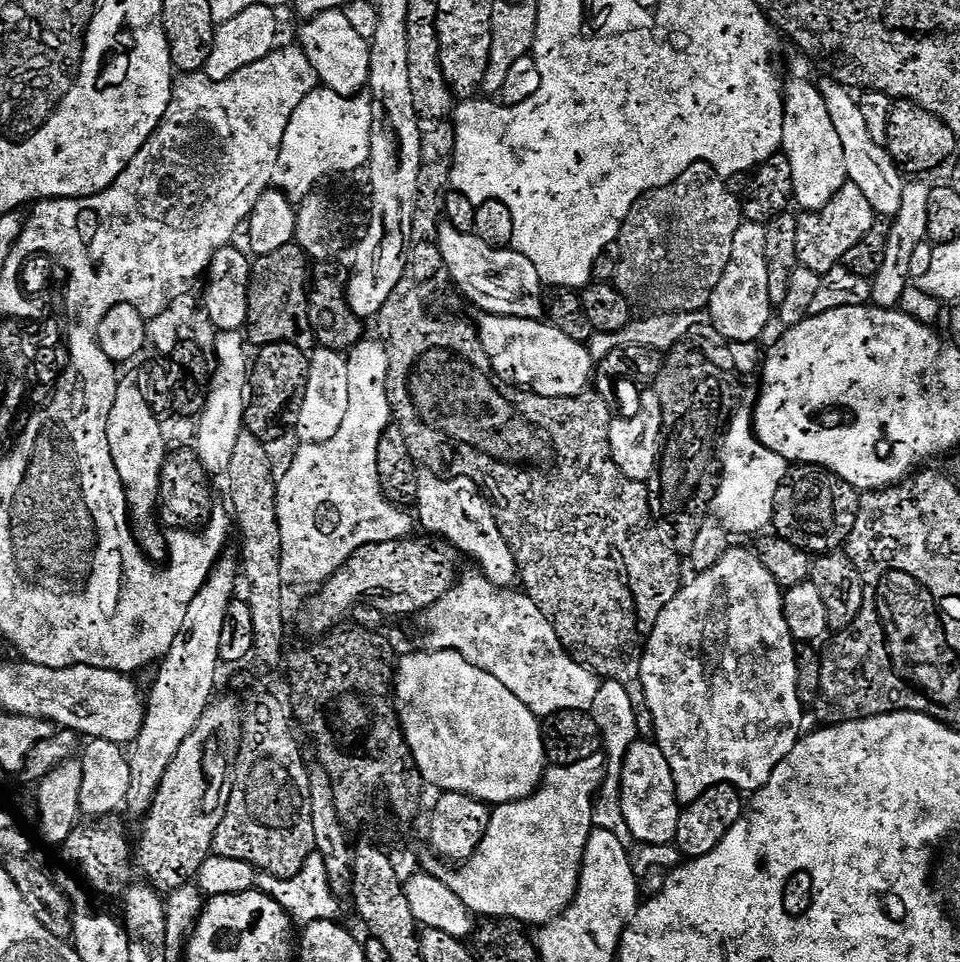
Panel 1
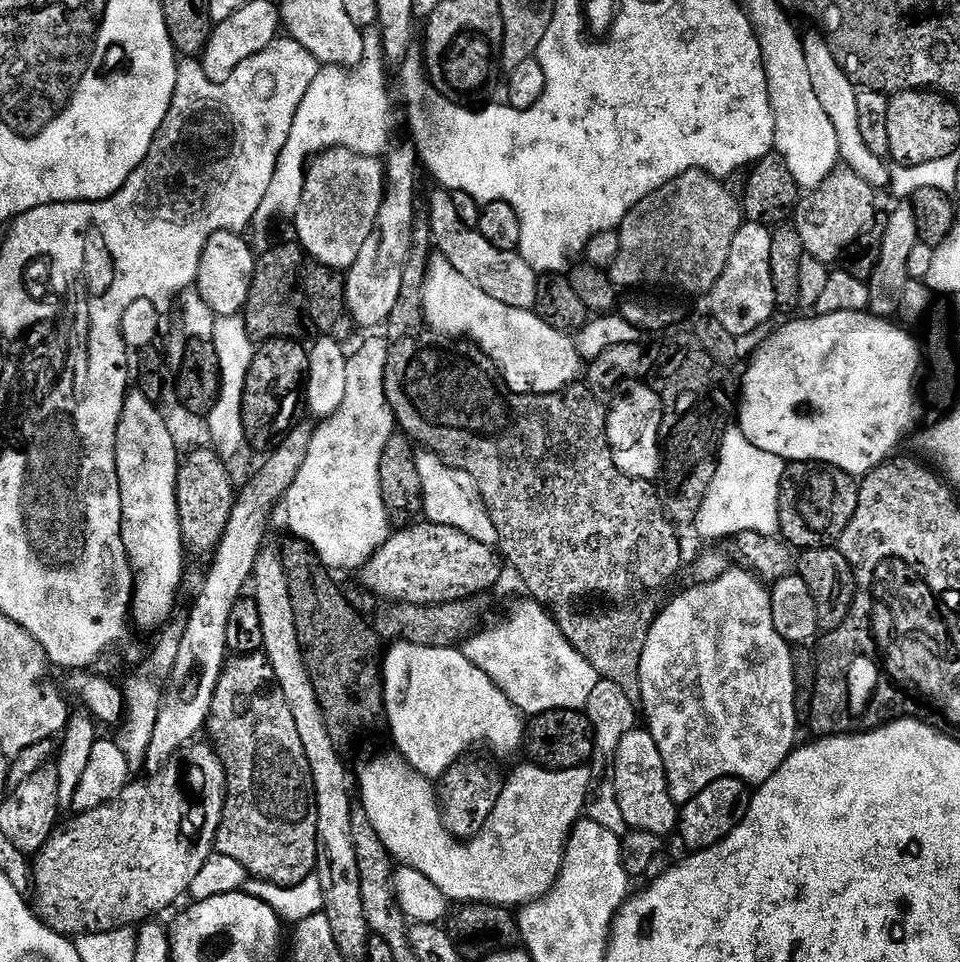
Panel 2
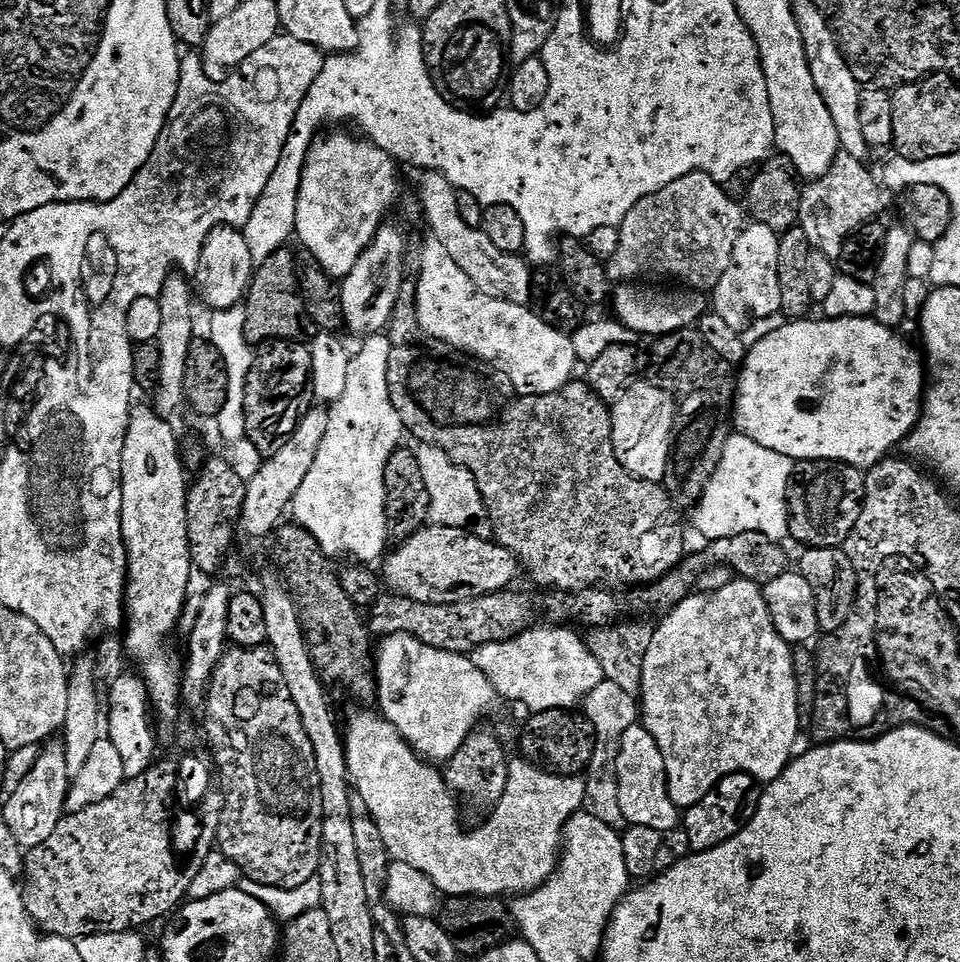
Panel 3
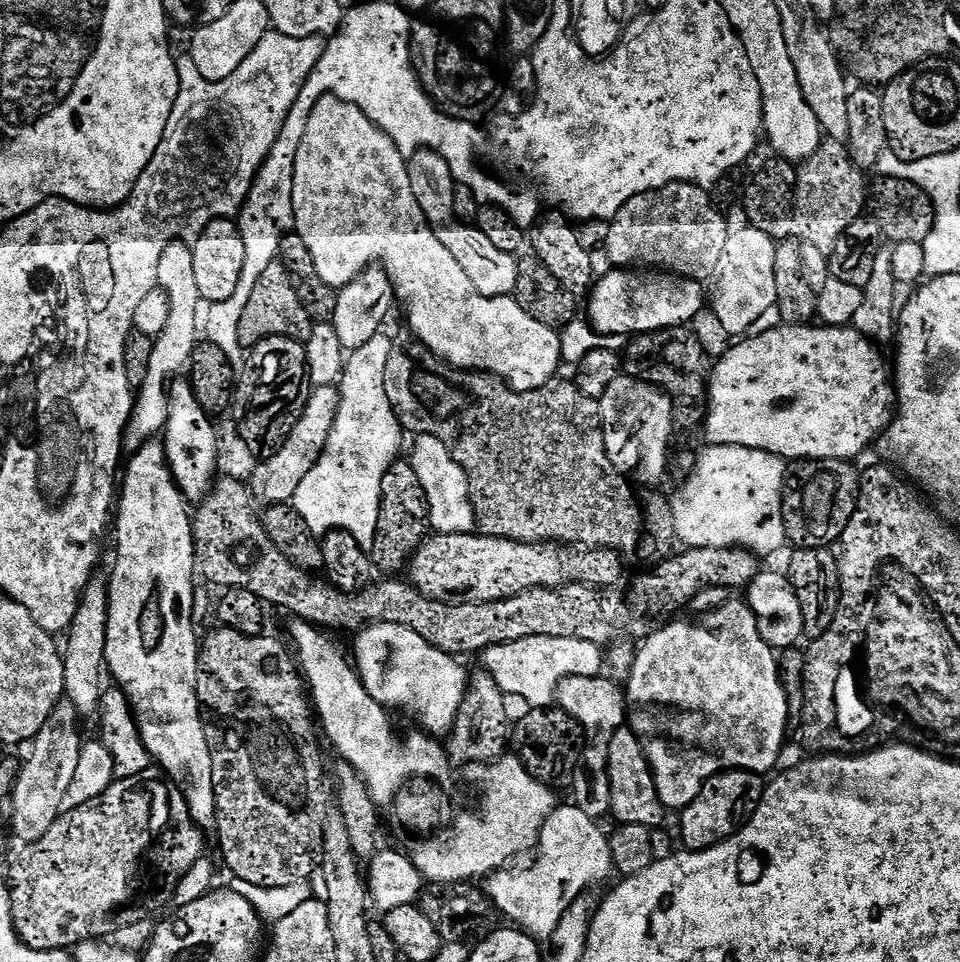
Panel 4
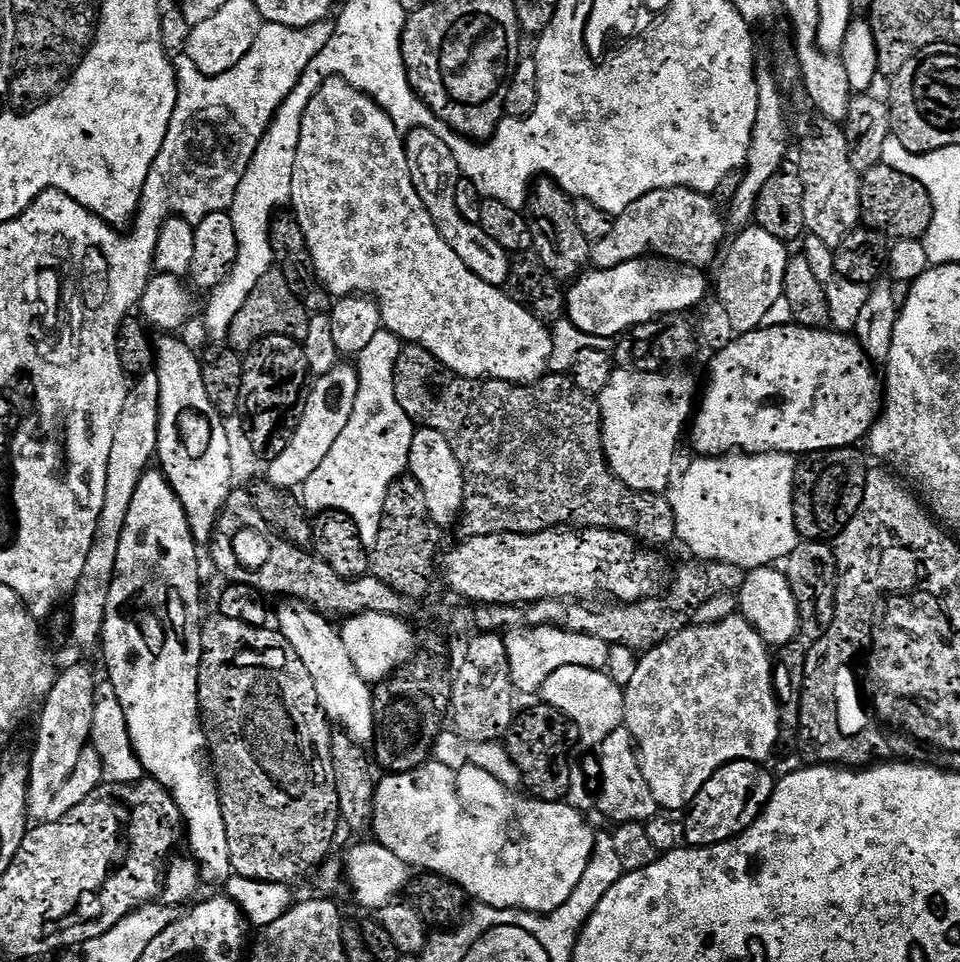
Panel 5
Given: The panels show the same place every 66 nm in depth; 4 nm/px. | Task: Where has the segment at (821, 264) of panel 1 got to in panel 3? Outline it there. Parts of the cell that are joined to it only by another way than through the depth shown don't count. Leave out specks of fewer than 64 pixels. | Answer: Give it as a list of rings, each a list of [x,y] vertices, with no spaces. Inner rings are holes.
[[[841,154],[836,157],[830,170],[826,170],[826,174],[817,176],[803,189],[798,226],[806,234],[809,249],[835,258],[855,232],[864,224],[877,219],[882,188],[864,167],[863,161]]]

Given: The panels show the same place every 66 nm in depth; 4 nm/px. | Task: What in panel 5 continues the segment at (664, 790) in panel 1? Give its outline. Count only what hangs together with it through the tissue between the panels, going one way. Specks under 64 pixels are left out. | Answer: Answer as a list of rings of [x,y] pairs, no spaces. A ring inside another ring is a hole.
[[[621,727],[614,730],[604,741],[598,745],[600,752],[600,804],[598,800],[598,812],[609,816],[617,825],[624,823],[638,823],[643,825],[658,815],[658,809],[654,802],[654,794],[650,794],[650,786],[646,786],[646,778],[642,775],[642,766],[636,753],[636,743],[630,734],[630,730]]]

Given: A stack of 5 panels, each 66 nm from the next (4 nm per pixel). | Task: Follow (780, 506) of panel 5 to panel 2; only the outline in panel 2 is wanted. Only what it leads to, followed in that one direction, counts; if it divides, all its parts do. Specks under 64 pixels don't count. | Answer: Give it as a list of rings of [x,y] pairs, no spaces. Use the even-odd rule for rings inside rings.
[[[729,427],[720,442],[720,455],[716,461],[714,482],[710,482],[710,490],[702,502],[694,521],[697,528],[708,542],[724,542],[722,540],[735,538],[744,532],[757,532],[767,536],[775,536],[780,531],[780,487],[784,481],[786,462],[774,454],[766,454],[766,450],[758,450],[741,434],[739,427]]]

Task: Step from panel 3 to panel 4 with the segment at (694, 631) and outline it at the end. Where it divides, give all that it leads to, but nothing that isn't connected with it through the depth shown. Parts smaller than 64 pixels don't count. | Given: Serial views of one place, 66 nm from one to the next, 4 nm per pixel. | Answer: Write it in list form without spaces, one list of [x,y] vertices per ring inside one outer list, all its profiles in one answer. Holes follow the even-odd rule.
[[[733,598],[712,612],[697,615],[694,619],[684,620],[677,618],[665,628],[660,628],[652,636],[648,636],[639,647],[636,648],[636,661],[626,681],[626,700],[630,705],[630,727],[640,740],[644,753],[648,759],[648,765],[652,767],[654,774],[654,786],[658,790],[658,798],[663,802],[665,809],[682,810],[698,798],[702,786],[710,778],[729,770],[742,772],[755,772],[768,774],[768,771],[780,760],[780,751],[784,748],[784,735],[790,732],[788,726],[788,695],[784,684],[780,681],[780,662],[777,653],[762,638],[758,628],[756,615],[752,613],[752,607],[743,599]]]

